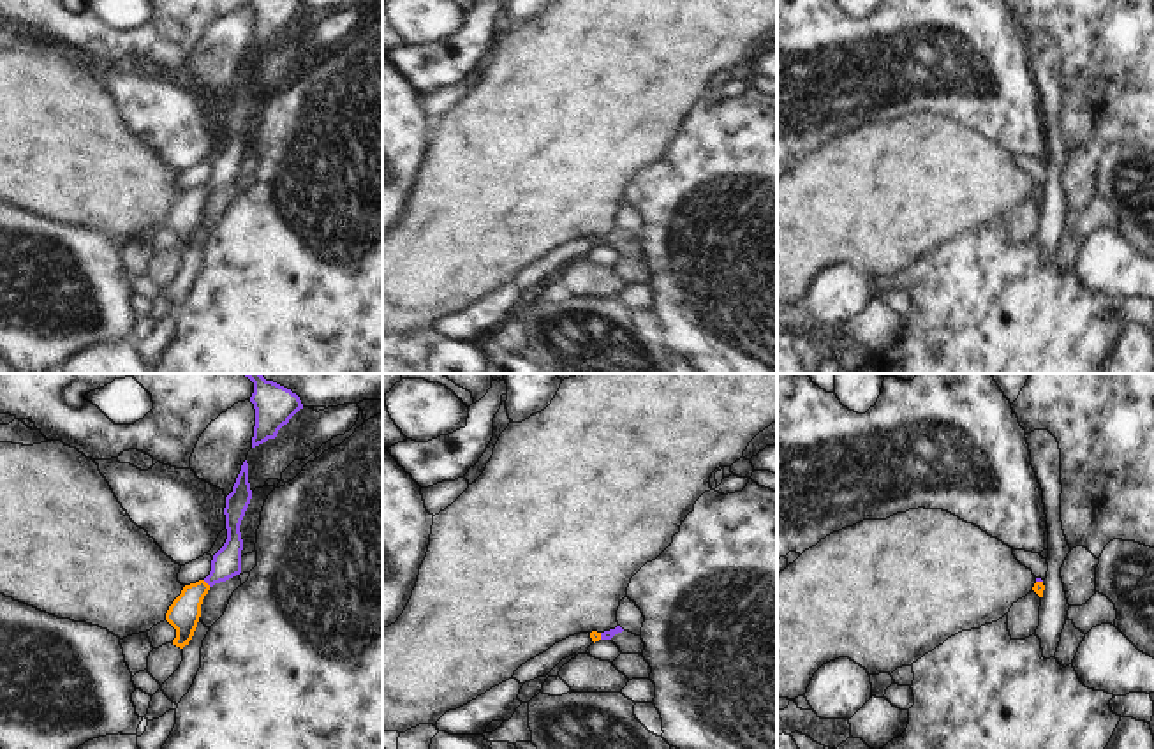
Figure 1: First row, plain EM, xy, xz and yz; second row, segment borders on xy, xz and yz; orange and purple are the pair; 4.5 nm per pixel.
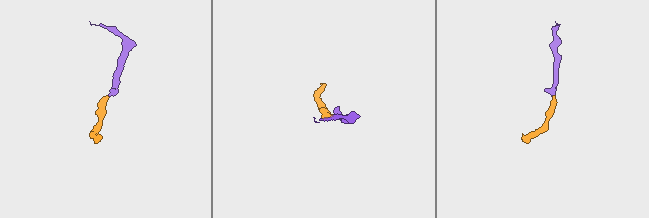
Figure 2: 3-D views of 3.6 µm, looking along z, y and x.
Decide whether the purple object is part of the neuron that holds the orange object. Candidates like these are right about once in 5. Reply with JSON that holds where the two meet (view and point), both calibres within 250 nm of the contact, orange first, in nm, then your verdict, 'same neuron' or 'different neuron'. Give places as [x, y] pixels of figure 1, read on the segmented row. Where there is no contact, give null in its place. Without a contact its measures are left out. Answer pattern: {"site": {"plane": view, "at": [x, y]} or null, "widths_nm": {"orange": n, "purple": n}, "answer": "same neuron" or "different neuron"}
{"site": {"plane": "xy", "at": [205, 582]}, "widths_nm": {"orange": 150, "purple": 130}, "answer": "same neuron"}

